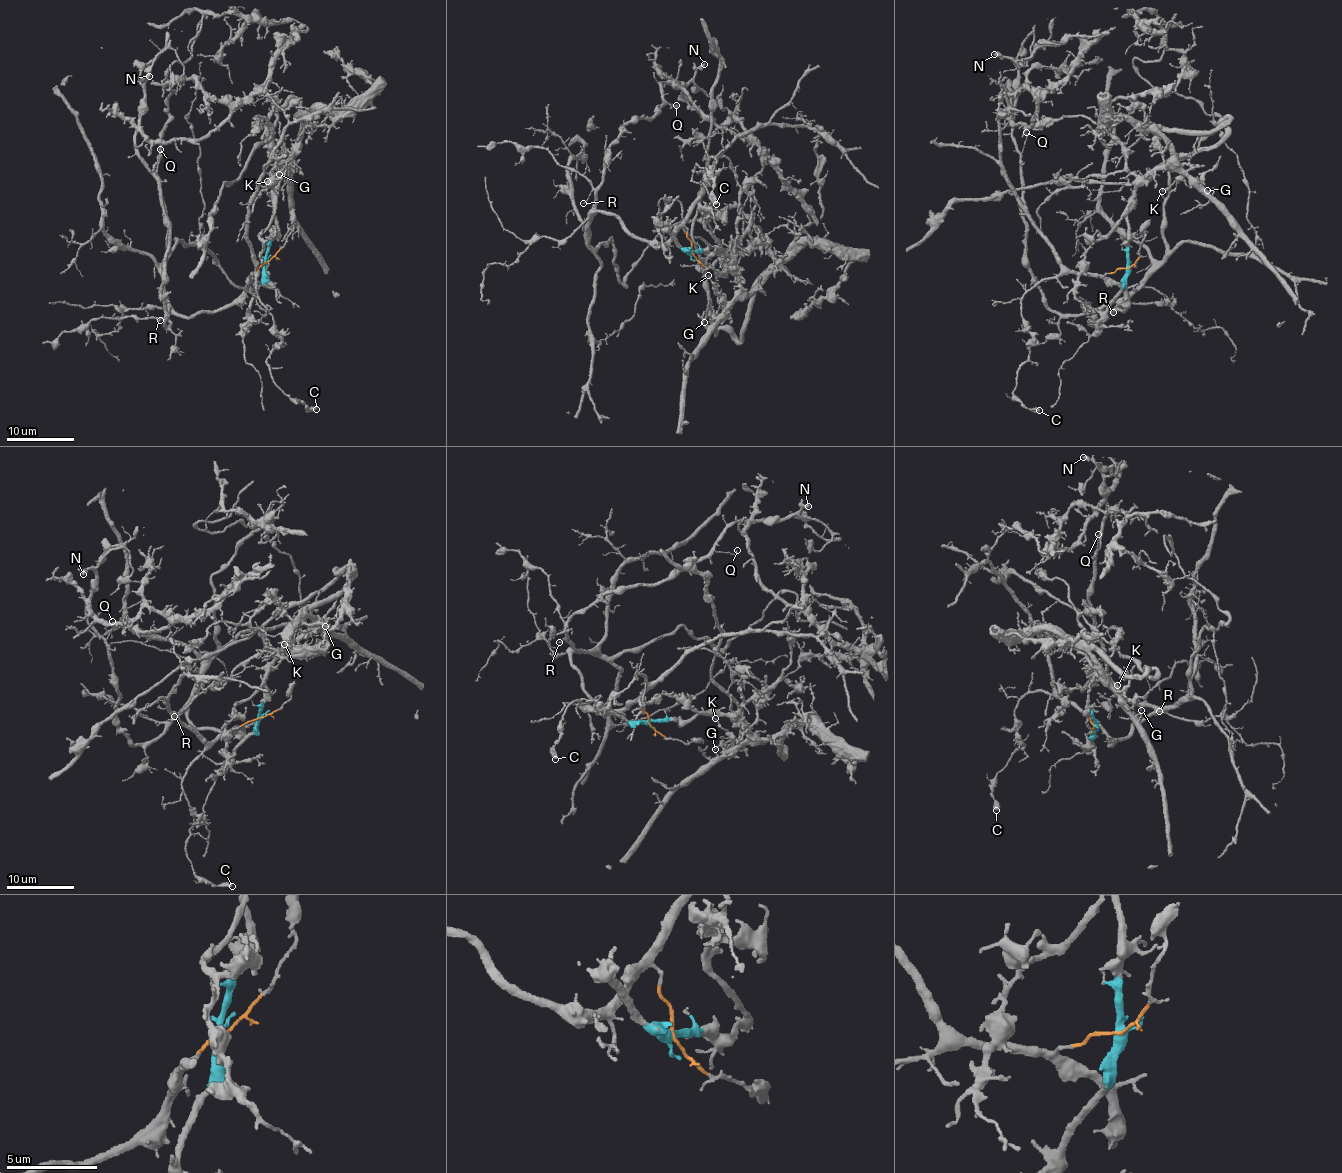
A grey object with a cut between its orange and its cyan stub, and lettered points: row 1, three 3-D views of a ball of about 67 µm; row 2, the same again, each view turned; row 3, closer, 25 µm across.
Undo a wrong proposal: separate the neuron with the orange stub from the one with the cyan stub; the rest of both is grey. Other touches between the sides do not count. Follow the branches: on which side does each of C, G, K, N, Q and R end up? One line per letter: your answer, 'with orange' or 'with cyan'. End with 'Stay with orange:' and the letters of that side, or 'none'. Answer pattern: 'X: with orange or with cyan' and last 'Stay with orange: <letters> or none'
C: with orange
G: with cyan
K: with cyan
N: with orange
Q: with orange
R: with orange
Stay with orange: C, N, Q, R

